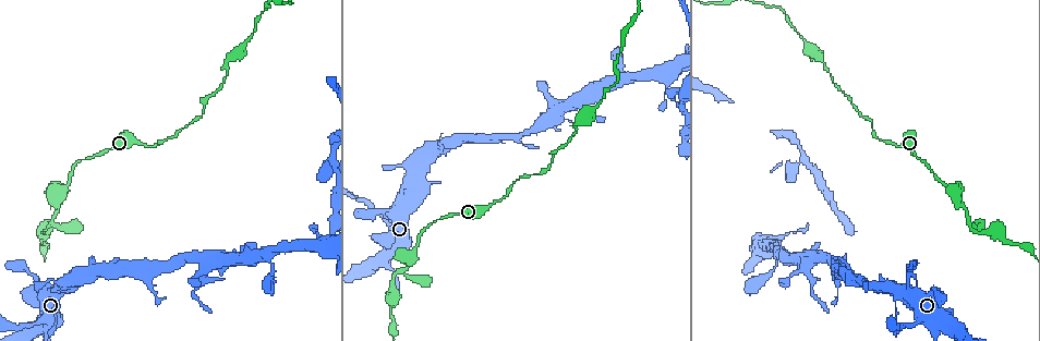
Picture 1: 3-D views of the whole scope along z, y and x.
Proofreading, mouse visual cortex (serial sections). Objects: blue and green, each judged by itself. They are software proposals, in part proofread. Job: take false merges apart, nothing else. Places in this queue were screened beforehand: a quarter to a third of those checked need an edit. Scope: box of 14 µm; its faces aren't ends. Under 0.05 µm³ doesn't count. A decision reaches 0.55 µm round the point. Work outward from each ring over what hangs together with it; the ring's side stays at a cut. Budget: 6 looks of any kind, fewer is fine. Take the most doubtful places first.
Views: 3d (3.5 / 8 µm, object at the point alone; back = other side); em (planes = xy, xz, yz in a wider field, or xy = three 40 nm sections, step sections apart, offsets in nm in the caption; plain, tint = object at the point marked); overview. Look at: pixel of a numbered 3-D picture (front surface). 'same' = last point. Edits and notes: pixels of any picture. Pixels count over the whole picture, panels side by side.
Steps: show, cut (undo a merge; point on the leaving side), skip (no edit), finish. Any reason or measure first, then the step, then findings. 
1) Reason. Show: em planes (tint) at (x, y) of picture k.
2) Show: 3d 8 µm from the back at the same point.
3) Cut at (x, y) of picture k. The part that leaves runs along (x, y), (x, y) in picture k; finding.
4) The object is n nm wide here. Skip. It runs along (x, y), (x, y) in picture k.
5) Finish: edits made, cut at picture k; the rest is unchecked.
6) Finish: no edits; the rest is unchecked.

Arms part here. Show: em xy step 1 (tint) at (401, 271) of picture 1.

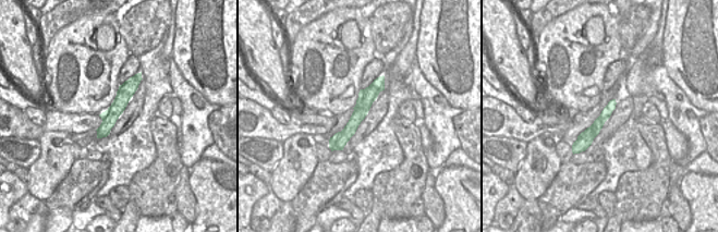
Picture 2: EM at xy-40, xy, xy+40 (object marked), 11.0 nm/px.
See where the arms go. Show: 3d 3.5 µm at the same point.

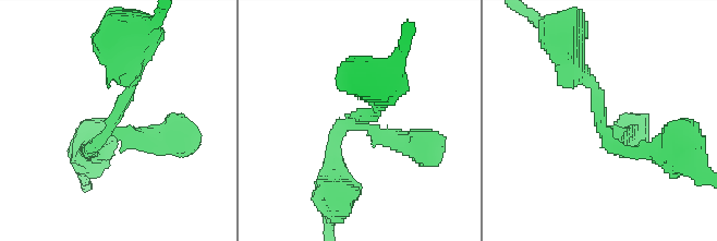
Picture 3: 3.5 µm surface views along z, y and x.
The arms are 200, 250, 250 nm wide. Cut at (397, 136) of picture 3. The part that leaves runs along (365, 127), (415, 143), (425, 166) in picture 3; a second cell is stuck on.

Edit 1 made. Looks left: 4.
Four or more arms meet. Show: 3d 8 µm at (873, 287) of picture 1.

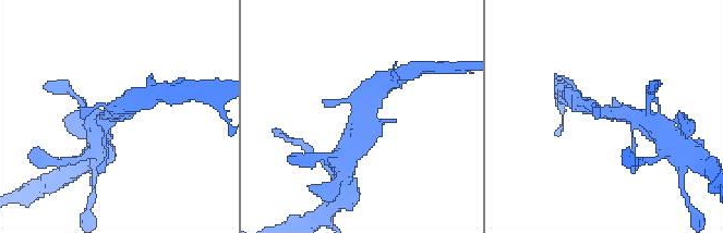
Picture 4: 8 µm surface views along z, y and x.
Show: 3d 3.5 µm at (605, 114) of picture 4.

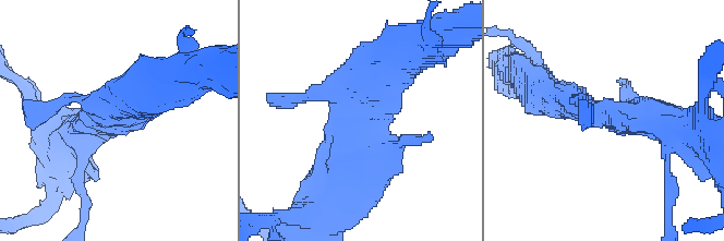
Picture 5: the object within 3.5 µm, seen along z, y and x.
4 arms meet here; the arms are 200, 300, 500, 500 nm wide. Show: em xy step 1 (tint) at (603, 114) of picture 5.

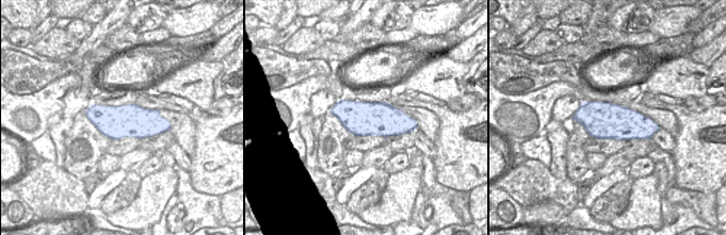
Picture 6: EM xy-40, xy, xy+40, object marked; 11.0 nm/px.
Skip. It runs along (336, 183), (363, 94), (400, 60) in picture 5; all the same cell.

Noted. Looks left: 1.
Finish: edits made, cut at picture 3; the rest is unchecked.

